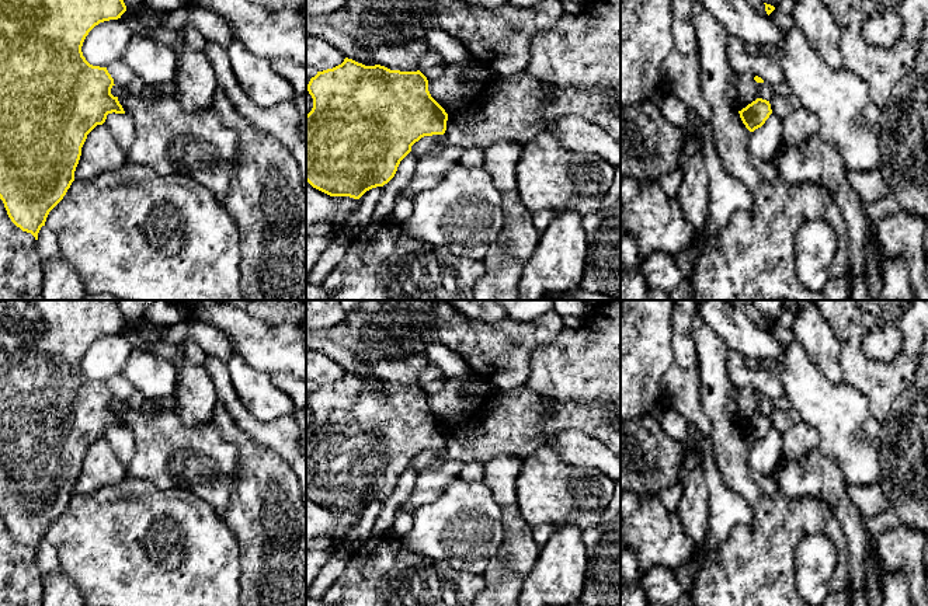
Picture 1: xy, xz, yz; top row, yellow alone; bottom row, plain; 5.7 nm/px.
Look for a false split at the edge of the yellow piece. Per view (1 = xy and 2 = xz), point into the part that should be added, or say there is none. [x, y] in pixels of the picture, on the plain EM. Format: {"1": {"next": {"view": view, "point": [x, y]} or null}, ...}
{"1": {"next": null}, "2": {"next": null}}

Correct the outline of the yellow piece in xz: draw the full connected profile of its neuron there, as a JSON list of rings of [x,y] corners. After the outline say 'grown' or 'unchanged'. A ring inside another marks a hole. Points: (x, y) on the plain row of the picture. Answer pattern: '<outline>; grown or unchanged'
[[[345,372],[336,382],[317,386],[307,405],[313,422],[306,429],[306,495],[330,511],[359,513],[366,505],[383,501],[416,456],[446,445],[448,428],[431,411],[420,384],[365,380]]]; unchanged

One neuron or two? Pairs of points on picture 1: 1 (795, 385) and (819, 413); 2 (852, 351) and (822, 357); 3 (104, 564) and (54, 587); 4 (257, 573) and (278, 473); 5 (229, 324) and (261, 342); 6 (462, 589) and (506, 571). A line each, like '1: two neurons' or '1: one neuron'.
1: one neuron
2: two neurons
3: two neurons
4: one neuron
5: one neuron
6: two neurons

